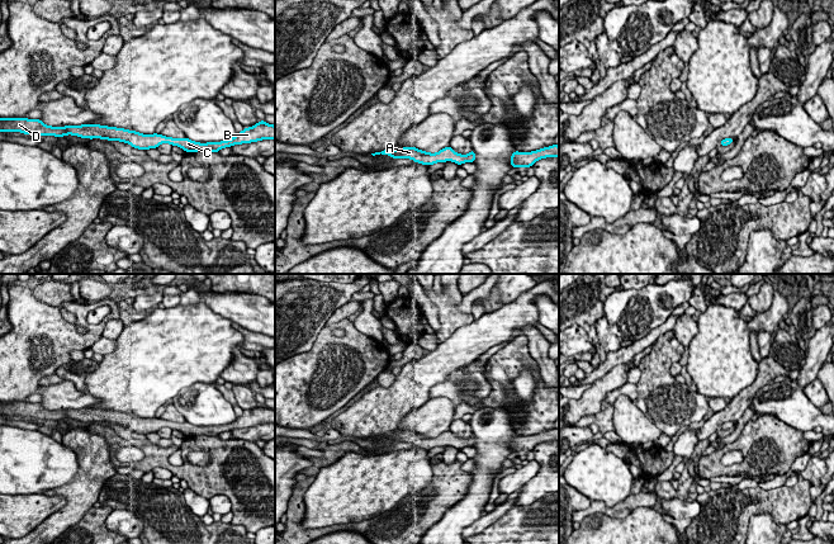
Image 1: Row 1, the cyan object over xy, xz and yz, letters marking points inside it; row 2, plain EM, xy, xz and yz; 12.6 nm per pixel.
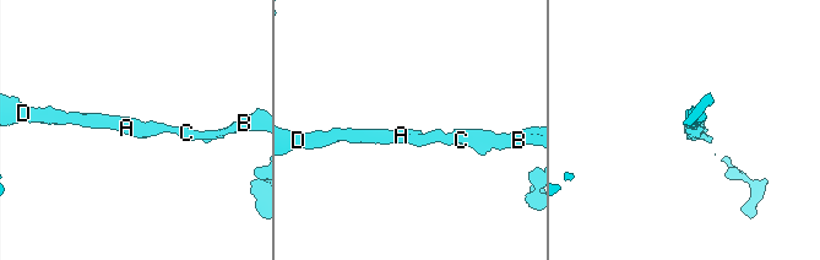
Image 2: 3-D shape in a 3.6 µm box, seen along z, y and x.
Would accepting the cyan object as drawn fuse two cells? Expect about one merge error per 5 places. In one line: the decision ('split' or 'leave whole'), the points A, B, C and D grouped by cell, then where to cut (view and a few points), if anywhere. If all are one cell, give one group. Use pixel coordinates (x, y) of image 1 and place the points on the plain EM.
leave whole; A B C D; no cut

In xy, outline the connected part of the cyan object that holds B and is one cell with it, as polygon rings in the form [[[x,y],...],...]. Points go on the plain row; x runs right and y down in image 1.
[[[0,402],[0,416],[22,416],[24,418],[55,420],[63,421],[67,418],[77,420],[81,422],[100,422],[108,425],[119,425],[131,429],[138,434],[157,432],[161,427],[170,427],[181,431],[185,436],[209,435],[218,436],[222,432],[233,429],[251,427],[262,424],[275,425],[275,410],[260,405],[257,408],[245,412],[233,422],[221,426],[194,426],[189,422],[172,422],[162,418],[142,418],[136,415],[124,412],[108,411],[100,408],[81,408],[81,410],[65,410],[52,411],[46,410],[41,403],[28,402]]]

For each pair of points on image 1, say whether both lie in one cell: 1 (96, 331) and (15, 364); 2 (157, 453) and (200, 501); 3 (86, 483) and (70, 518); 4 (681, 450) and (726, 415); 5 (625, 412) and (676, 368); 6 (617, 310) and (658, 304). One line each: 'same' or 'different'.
1: same
2: different
3: same
4: different
5: different
6: same

